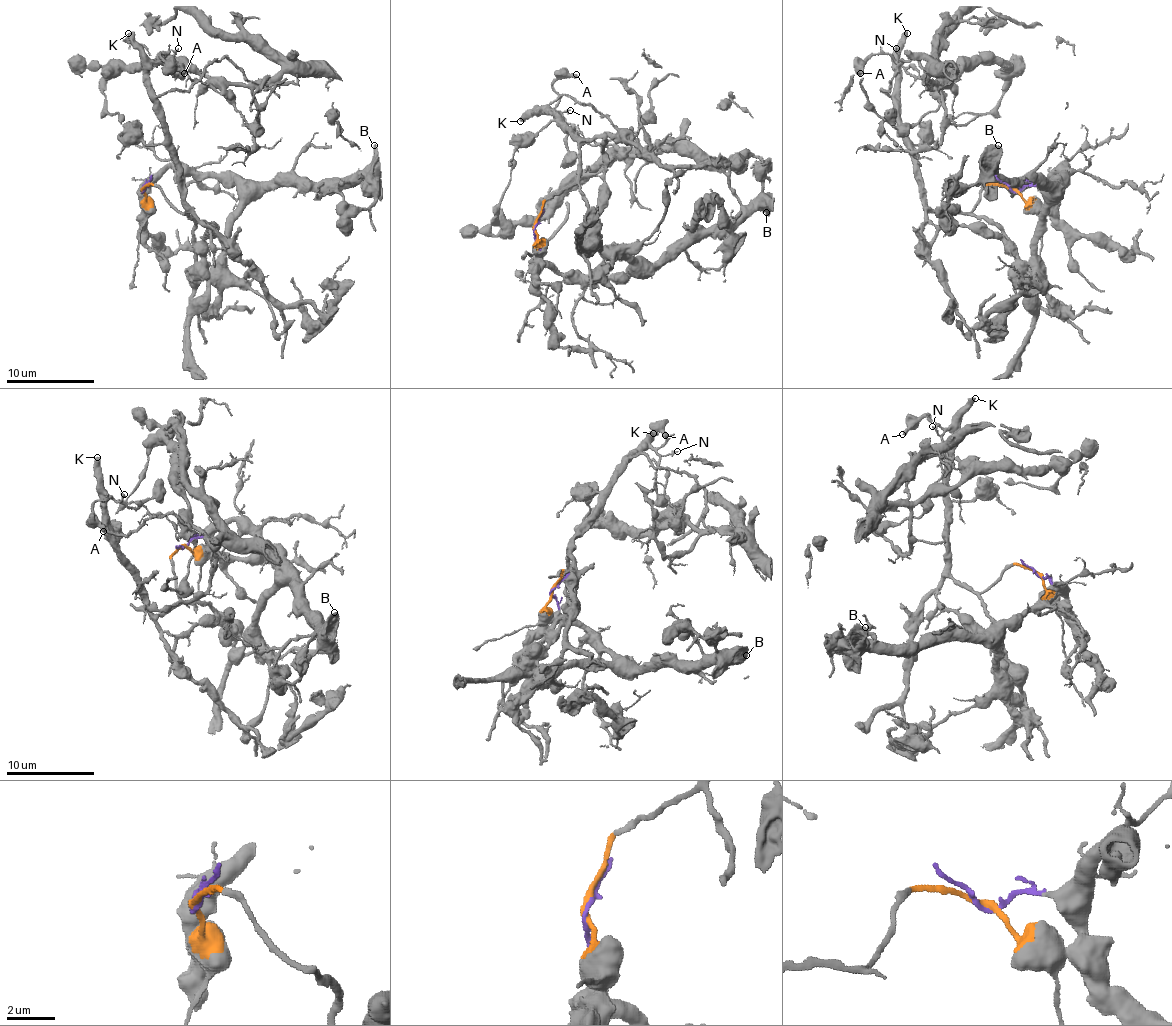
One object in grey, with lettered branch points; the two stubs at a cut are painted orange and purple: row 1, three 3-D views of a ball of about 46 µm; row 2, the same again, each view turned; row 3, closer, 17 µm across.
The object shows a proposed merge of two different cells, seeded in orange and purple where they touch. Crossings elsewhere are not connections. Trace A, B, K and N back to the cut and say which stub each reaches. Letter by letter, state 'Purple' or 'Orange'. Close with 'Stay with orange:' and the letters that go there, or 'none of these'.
A: Orange
B: Purple
K: Orange
N: Orange
Stay with orange: A, K, N

